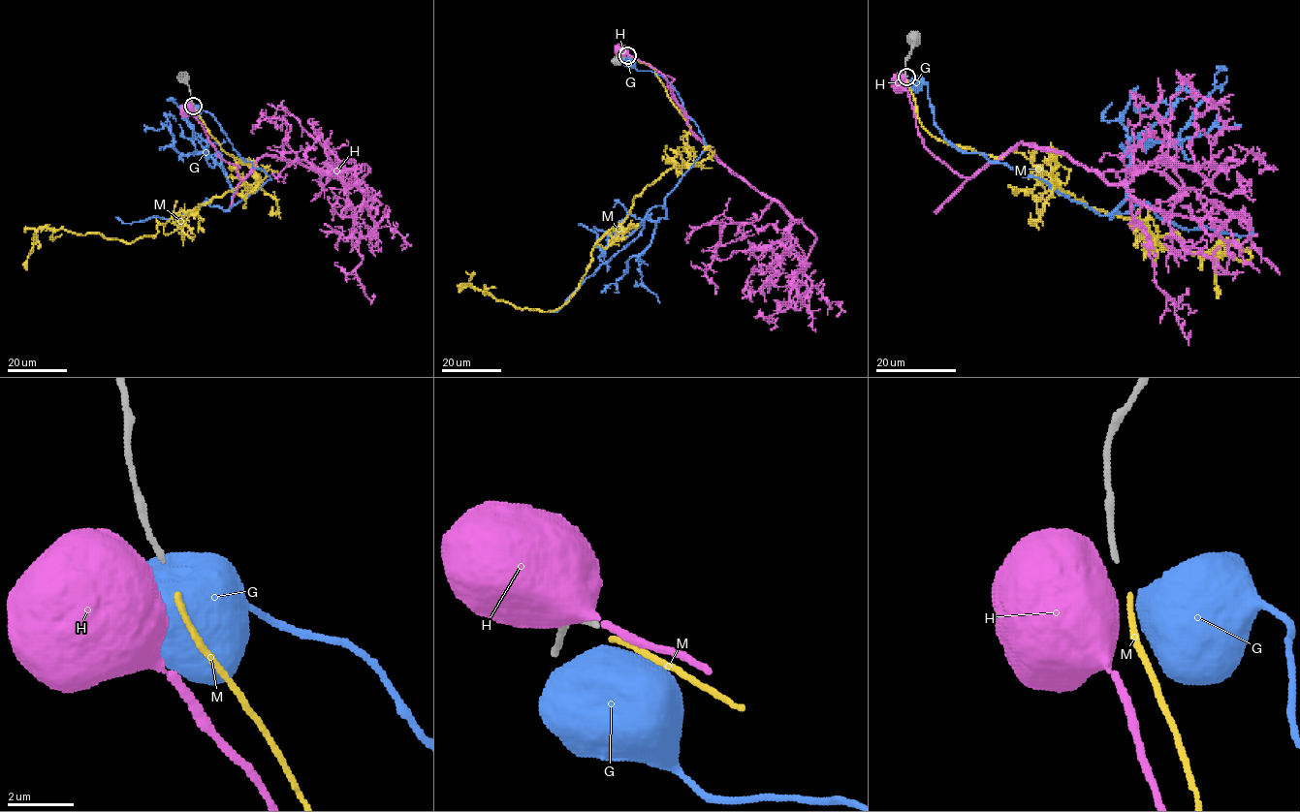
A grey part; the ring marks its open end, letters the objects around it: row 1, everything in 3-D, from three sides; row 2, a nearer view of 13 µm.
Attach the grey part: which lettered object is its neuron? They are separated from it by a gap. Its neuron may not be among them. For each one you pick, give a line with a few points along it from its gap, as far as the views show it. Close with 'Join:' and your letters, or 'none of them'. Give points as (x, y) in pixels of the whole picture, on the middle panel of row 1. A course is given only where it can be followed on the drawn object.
M: Its course: (629, 56), (654, 70), (688, 123), (689, 160), (634, 199), (560, 307), (521, 309), (461, 287)
Join: M

